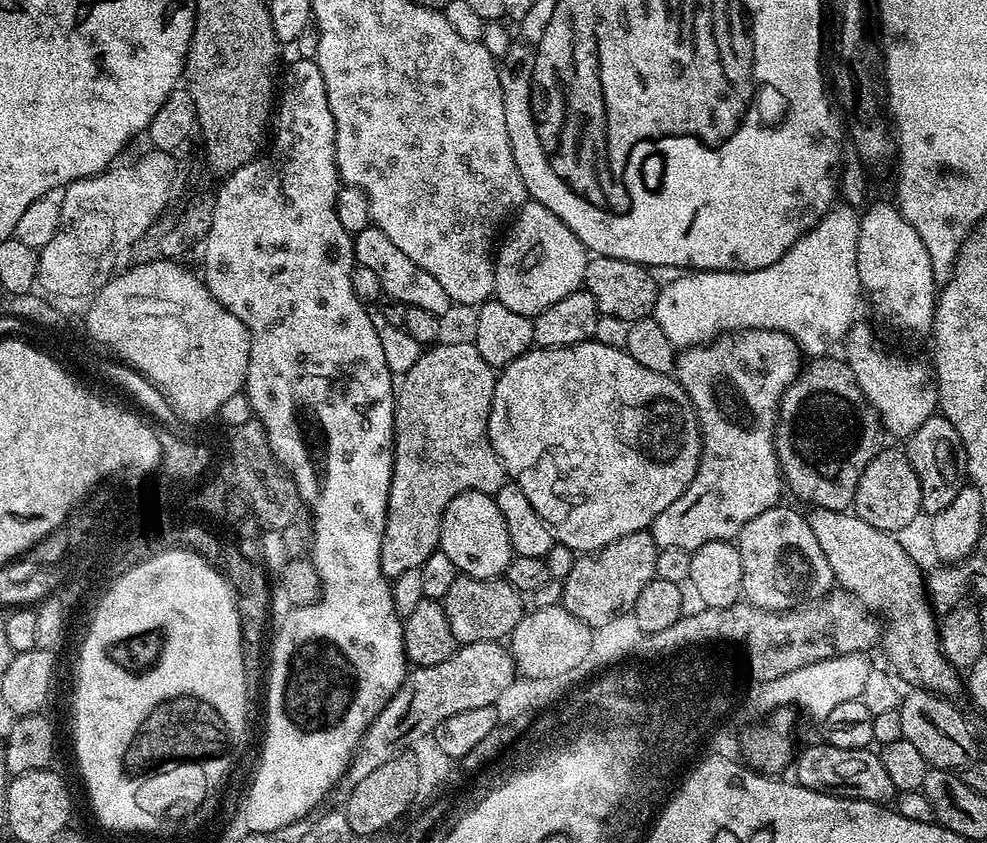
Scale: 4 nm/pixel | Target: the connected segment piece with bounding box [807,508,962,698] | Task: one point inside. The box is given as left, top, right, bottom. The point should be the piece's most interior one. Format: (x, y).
(869, 564)

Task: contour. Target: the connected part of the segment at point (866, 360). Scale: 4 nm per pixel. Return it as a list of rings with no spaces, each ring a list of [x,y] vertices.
[[[876,344],[850,345],[846,362],[854,370],[854,378],[858,378],[862,394],[887,431],[889,428],[894,435],[906,438],[914,434],[914,430],[918,430],[926,418],[937,415],[936,382],[933,369],[927,363],[924,365],[912,360],[907,364],[904,360],[895,360]]]

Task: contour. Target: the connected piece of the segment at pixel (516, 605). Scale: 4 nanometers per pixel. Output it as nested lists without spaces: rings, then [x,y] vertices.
[[[457,574],[442,603],[446,610],[446,622],[450,622],[450,634],[454,634],[457,645],[503,641],[511,637],[518,622],[526,615],[525,597],[503,578],[483,580]]]

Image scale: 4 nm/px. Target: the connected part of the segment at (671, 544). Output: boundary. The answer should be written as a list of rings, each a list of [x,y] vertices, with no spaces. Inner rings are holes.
[[[763,326],[751,327],[741,332],[729,331],[695,348],[685,348],[676,357],[674,375],[696,407],[702,450],[694,482],[686,486],[678,502],[670,502],[670,506],[654,518],[650,531],[657,549],[673,548],[694,553],[706,546],[706,542],[735,541],[746,522],[781,503],[782,469],[776,456],[776,421],[784,391],[800,375],[802,353],[796,341],[786,333]]]

